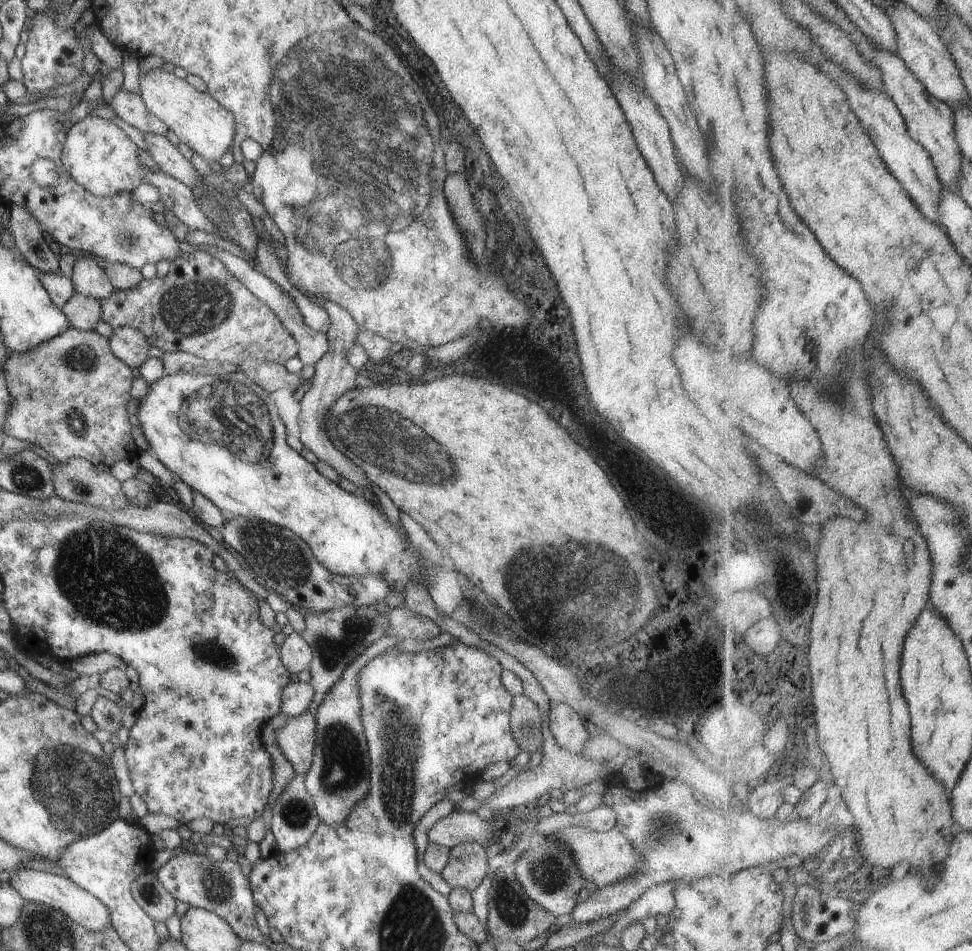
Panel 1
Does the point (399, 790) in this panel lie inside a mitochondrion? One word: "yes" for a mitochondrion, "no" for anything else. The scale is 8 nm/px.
yes

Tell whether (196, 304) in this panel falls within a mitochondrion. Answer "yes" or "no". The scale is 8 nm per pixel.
yes

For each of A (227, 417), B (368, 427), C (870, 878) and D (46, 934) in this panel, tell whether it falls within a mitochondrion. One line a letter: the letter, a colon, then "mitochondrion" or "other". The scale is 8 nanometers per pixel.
A: mitochondrion
B: mitochondrion
C: other
D: mitochondrion

